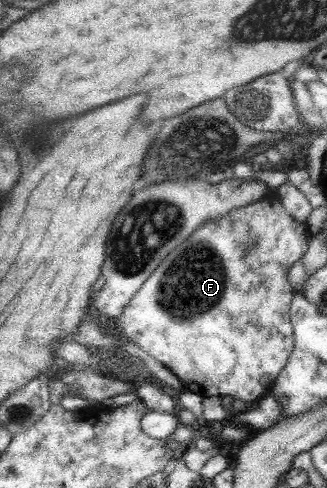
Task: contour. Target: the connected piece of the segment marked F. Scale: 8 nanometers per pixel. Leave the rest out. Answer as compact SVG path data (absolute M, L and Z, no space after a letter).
M277 193L266 194L257 202L233 209L224 216L195 229L187 239L181 241L181 245L177 245L177 249L171 249L171 253L167 253L167 257L161 261L161 265L156 265L157 269L150 273L150 276L137 288L127 306L110 323L117 329L117 333L124 342L135 343L141 351L145 351L149 357L153 357L155 361L159 361L161 365L167 367L189 392L199 394L202 398L227 395L234 400L252 405L269 393L273 380L283 369L291 353L292 325L289 321L288 310L295 291L287 283L286 275L289 267L300 261L303 252L306 251L309 235L305 223L301 224L285 213L279 204Z

